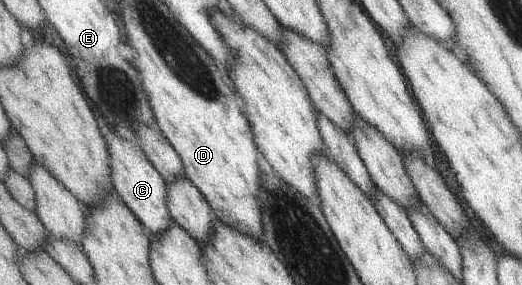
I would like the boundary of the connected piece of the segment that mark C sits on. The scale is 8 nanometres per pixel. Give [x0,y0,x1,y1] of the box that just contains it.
[102,124,173,234]

